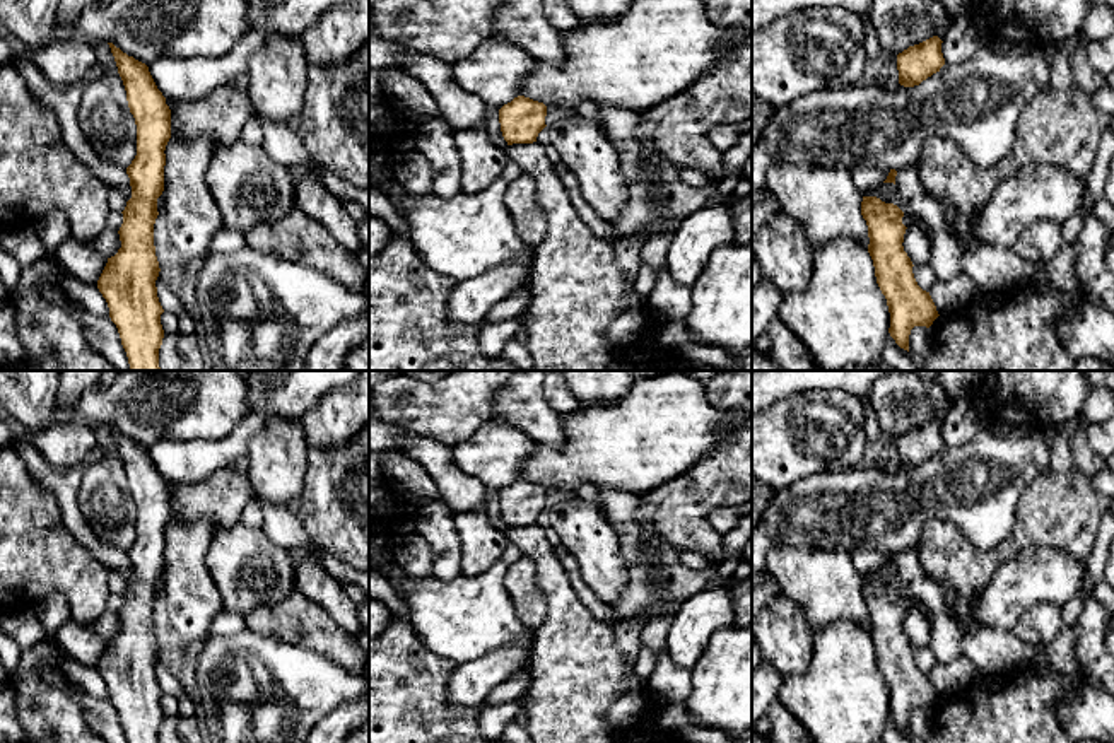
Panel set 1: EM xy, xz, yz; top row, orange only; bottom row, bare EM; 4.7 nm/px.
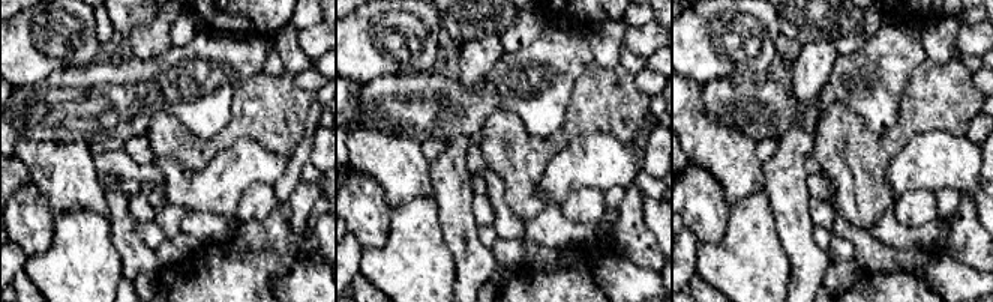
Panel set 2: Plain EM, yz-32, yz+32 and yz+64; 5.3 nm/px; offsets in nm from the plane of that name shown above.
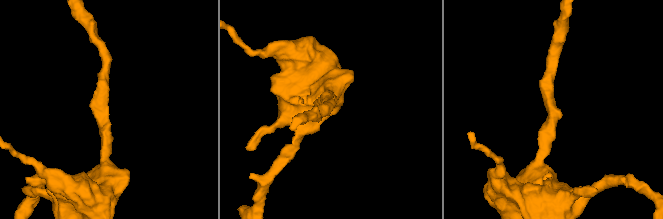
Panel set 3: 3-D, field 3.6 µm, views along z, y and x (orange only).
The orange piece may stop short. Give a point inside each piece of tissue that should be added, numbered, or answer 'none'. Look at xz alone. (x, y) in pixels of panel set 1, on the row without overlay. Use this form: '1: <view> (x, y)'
none

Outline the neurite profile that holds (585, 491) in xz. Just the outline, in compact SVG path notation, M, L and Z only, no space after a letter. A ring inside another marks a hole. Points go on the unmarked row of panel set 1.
M584 482L584 483L579 483L576 492L578 492L579 499L584 499L584 500L595 504L600 509L601 516L607 519L607 516L603 512L603 506L601 506L601 497L600 497L598 487Z

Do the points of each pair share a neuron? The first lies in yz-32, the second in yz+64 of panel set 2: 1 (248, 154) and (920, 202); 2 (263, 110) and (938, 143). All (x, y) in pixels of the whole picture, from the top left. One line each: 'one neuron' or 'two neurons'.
1: two neurons
2: two neurons

